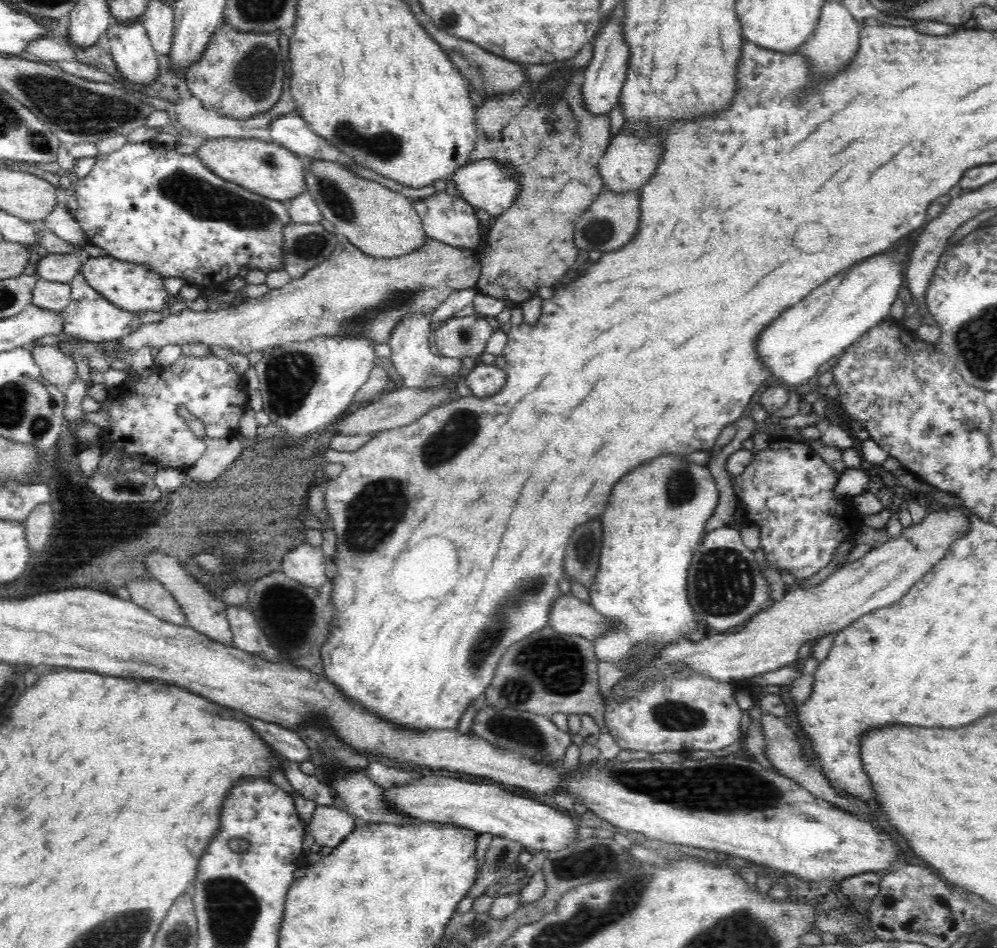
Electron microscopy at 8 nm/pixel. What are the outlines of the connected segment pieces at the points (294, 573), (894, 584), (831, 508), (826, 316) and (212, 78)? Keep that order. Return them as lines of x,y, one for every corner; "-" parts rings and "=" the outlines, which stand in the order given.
304,542
283,556
281,570
288,578
302,584
319,587
326,581
325,554
321,547
=
962,509
929,513
922,522
911,524
900,536
864,551
860,558
843,565
813,588
786,591
782,600
754,615
742,630
719,632
699,641
684,638
662,649
654,661
646,662
646,666
666,667
667,663
685,660
705,675
725,682
782,668
799,660
805,652
806,642
838,632
862,615
901,599
911,586
946,557
948,546
962,537
962,532
968,528
971,528
970,520
966,520
=
782,438
772,439
768,448
760,450
742,474
731,477
734,493
746,512
746,518
760,530
760,550
764,550
765,558
768,558
776,572
790,572
794,578
809,579
832,562
834,552
842,542
852,540
856,528
852,522
844,520
846,506
840,506
840,498
835,494
838,480
837,471
816,450
806,444
=
902,246
892,252
862,259
852,268
844,269
828,282
812,290
806,298
786,309
776,321
767,325
758,339
758,350
770,366
770,374
783,383
800,386
816,374
818,367
830,358
839,356
862,334
877,326
890,315
892,304
902,286
902,272
912,250
=
222,24
210,38
209,45
205,53
202,54
201,60
185,74
185,80
191,96
199,98
206,110
214,111
220,116
237,121
246,121
270,110
280,100
282,92
287,88
286,70
284,70
285,59
286,57
281,54
278,33
240,33
235,32
235,29
230,25

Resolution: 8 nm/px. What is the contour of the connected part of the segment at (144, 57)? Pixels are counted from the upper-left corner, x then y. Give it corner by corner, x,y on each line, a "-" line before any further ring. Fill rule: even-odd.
142,22
110,26
106,34
118,72
130,84
136,86
153,84
159,74
159,62

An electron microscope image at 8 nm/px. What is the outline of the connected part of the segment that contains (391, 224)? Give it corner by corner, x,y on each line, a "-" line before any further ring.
311,159
305,165
306,191
311,194
319,206
323,218
331,222
341,238
348,239
362,252
374,257
392,258
398,255
410,254
423,245
427,234
412,199
390,190
382,184
362,178
334,161

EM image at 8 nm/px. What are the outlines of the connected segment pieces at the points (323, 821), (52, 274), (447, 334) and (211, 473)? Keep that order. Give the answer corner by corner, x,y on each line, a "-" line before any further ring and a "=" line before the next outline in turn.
317,805
308,828
320,846
338,846
354,830
355,820
350,813
336,806
=
49,253
37,262
36,274
40,279
70,283
82,265
75,255
=
478,314
451,317
435,330
435,344
449,360
461,361
466,356
480,360
485,357
493,329
488,320
=
239,434
237,437
218,438
206,442
206,452
194,466
187,471
188,478
199,484
208,484
218,478
232,462
240,459
244,450
250,445
245,437

